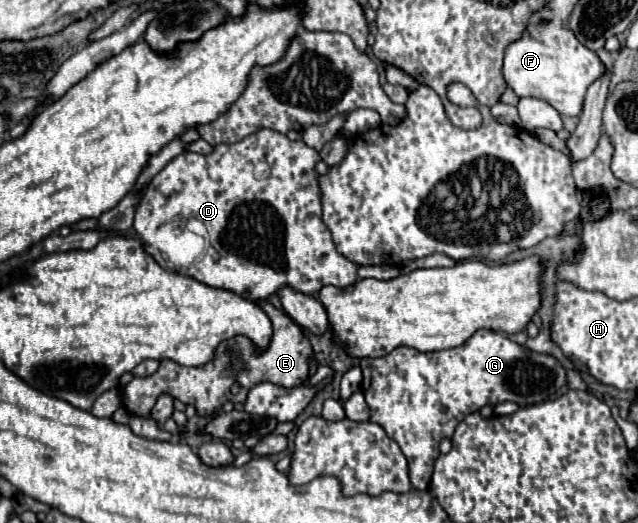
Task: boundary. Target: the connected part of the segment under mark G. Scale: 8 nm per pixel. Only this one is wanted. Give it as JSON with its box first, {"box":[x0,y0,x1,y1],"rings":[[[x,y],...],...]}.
{"box":[362,329,566,489],"rings":[[[478,329],[470,343],[466,341],[460,347],[444,349],[444,351],[432,351],[432,353],[420,353],[410,347],[396,347],[384,357],[376,359],[362,359],[362,391],[366,397],[366,403],[370,407],[370,421],[378,423],[388,437],[392,437],[404,457],[408,459],[410,469],[410,481],[416,489],[428,489],[430,477],[434,471],[434,461],[440,455],[440,441],[450,439],[454,435],[454,427],[470,413],[480,411],[484,405],[498,405],[504,401],[514,401],[518,405],[534,405],[540,401],[546,401],[550,395],[562,389],[566,383],[566,371],[562,363],[558,363],[550,355],[540,355],[530,351],[528,347],[522,347],[514,341],[510,341],[506,335],[490,331],[490,329]]]}

